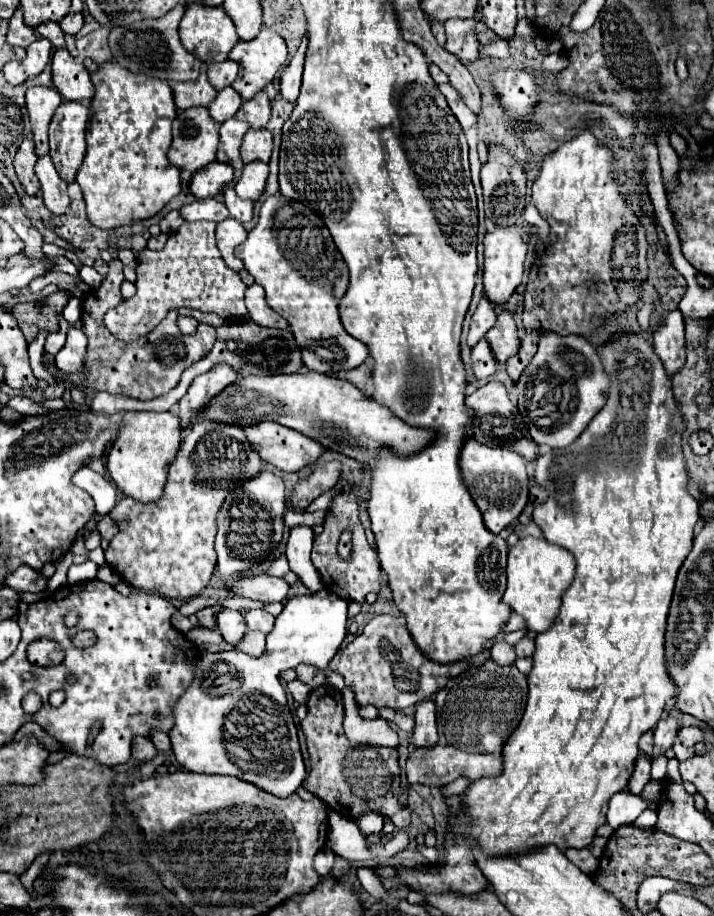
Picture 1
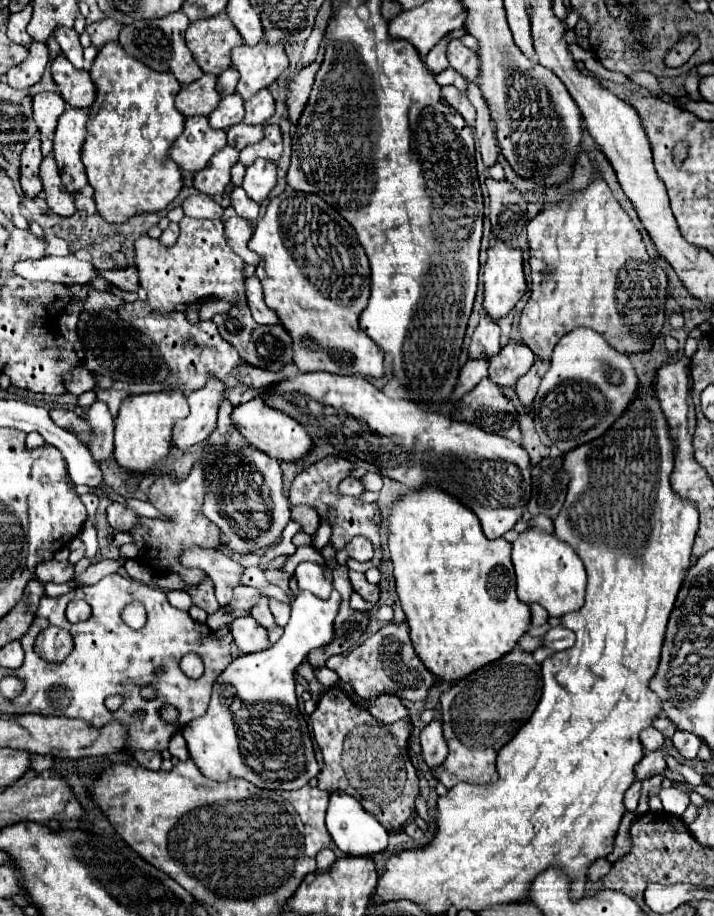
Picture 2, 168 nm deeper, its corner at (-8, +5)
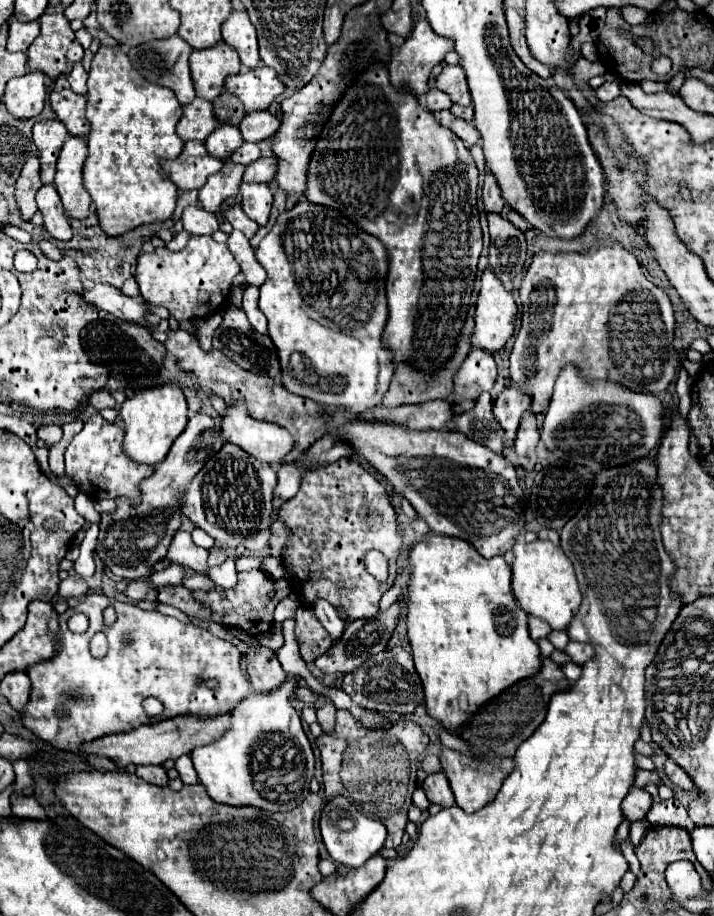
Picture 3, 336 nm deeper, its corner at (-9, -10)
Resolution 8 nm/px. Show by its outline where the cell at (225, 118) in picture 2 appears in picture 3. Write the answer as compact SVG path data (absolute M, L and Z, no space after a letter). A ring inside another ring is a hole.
M221 124L219 128L215 128L215 132L211 132L211 136L205 140L207 152L219 160L227 160L231 156L231 152L235 152L239 146L243 144L241 138L241 130L237 126L231 124Z

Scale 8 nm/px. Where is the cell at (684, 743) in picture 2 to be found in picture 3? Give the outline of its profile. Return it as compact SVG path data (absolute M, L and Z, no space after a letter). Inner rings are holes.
M667 758L667 762L665 762L665 772L671 778L671 782L677 784L679 788L683 788L683 790L689 790L689 788L695 786L691 776L687 776L687 772L675 760L671 760L671 758Z

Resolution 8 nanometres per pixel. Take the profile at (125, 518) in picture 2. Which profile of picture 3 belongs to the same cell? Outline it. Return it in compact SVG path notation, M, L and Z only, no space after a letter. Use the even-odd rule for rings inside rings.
M197 412L189 418L185 432L181 432L181 436L173 442L167 458L155 466L155 474L143 482L141 504L127 504L127 500L117 500L119 508L115 514L101 514L95 554L115 576L125 580L149 576L149 566L165 558L173 534L181 522L181 508L177 500L179 492L183 492L181 486L187 486L191 476L195 476L203 464L221 450L223 444L225 440L215 428L213 418L209 414Z

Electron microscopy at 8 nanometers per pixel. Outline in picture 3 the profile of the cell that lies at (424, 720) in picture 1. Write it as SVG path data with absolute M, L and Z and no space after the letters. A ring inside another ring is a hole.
M443 770L427 774L427 778L423 782L423 790L425 790L431 804L441 804L441 806L453 806L455 804L453 792L449 788L449 782L447 782L447 776L443 774Z

